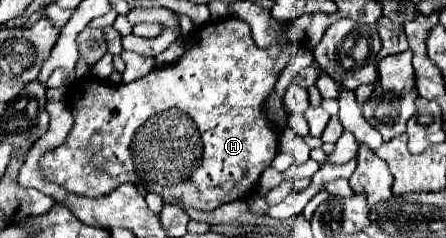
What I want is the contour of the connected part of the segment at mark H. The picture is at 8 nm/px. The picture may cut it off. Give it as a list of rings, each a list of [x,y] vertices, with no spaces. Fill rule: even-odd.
[[[226,18],[220,22],[196,26],[184,38],[184,42],[186,52],[180,60],[162,68],[154,68],[150,74],[134,82],[120,86],[100,82],[96,78],[80,78],[72,82],[64,102],[72,112],[74,126],[64,144],[40,158],[42,178],[62,186],[68,192],[88,198],[110,194],[116,186],[122,184],[136,186],[136,162],[132,162],[132,138],[136,138],[136,130],[140,130],[140,126],[144,126],[144,122],[148,122],[152,114],[160,114],[160,110],[180,110],[180,114],[188,114],[188,118],[196,122],[204,154],[200,154],[200,166],[196,166],[196,170],[188,174],[188,182],[180,182],[180,186],[164,186],[164,190],[160,190],[164,202],[182,202],[184,206],[196,210],[214,210],[226,202],[248,198],[248,194],[258,184],[260,174],[272,164],[278,152],[278,130],[266,118],[264,100],[274,90],[280,72],[296,54],[296,46],[292,42],[280,42],[280,46],[272,46],[272,50],[258,50],[256,42],[252,42],[248,24],[238,18]]]

